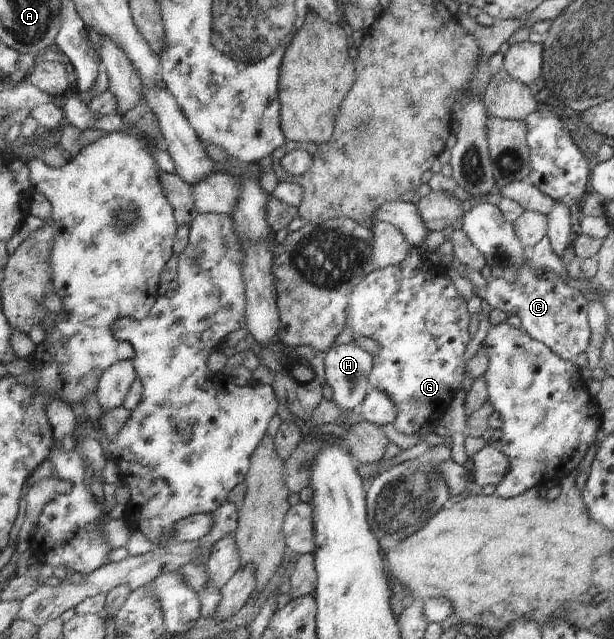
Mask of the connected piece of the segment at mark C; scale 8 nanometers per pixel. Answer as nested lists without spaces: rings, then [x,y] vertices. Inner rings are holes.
[[[522,264],[517,269],[515,282],[490,279],[482,297],[491,308],[497,308],[507,315],[516,315],[521,321],[520,328],[533,340],[539,340],[555,352],[561,360],[575,363],[577,356],[588,347],[587,301],[578,290],[565,285],[563,279],[547,267],[534,269],[530,264]]]

